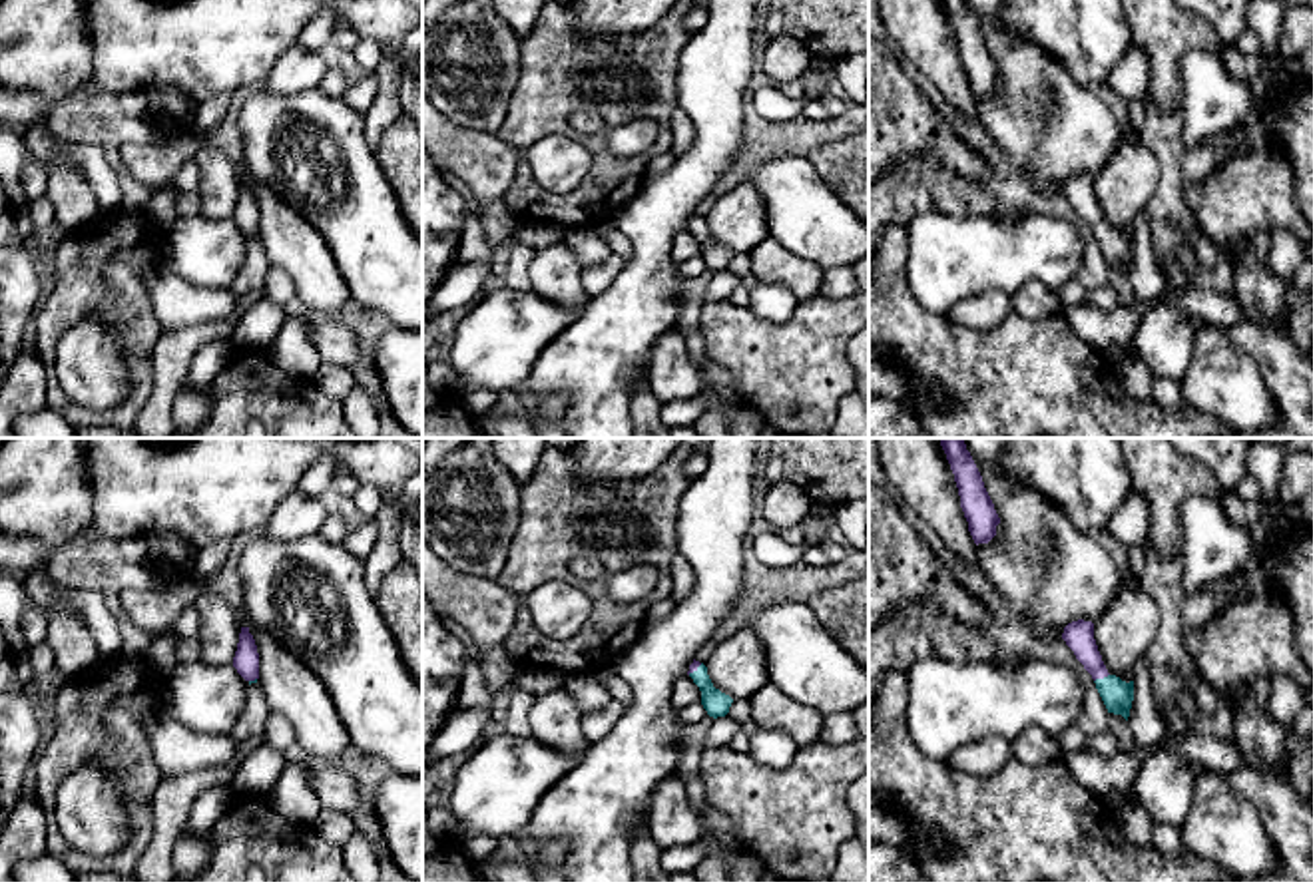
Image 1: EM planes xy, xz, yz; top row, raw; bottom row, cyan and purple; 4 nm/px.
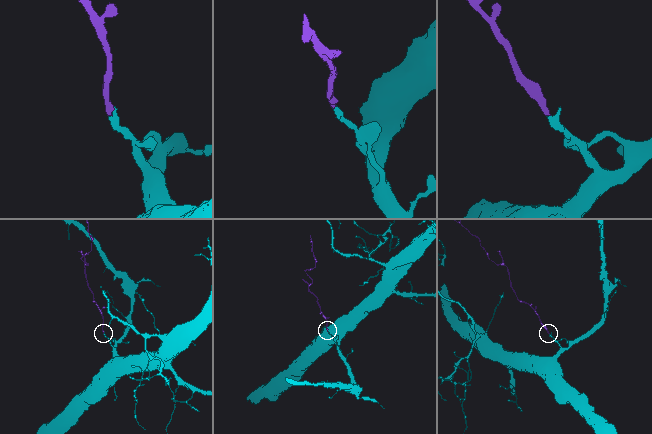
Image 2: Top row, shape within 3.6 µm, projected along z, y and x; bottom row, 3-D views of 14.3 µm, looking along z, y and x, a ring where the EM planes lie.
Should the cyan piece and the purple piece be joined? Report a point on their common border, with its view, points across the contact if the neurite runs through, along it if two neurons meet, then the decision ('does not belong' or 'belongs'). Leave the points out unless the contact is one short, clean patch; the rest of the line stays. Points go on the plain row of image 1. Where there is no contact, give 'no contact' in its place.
meets cyan in yz at (1100, 233); runs through yz (1116, 247), (1100, 233), (1078, 190); belongs

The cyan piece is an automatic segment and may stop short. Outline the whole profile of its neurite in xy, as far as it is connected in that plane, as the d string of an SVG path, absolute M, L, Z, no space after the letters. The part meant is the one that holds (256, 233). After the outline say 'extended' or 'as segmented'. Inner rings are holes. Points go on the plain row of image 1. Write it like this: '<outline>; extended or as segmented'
M241 181L233 221L251 239L259 233L259 207L249 181Z; extended

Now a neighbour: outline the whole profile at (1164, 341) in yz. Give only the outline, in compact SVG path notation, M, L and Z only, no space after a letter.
M1160 301L1144 315L1134 346L1152 376L1182 382L1195 350L1191 317L1182 307Z

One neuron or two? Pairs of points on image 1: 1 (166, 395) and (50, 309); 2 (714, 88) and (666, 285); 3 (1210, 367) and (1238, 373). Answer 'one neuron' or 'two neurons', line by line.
1: two neurons
2: one neuron
3: one neuron

